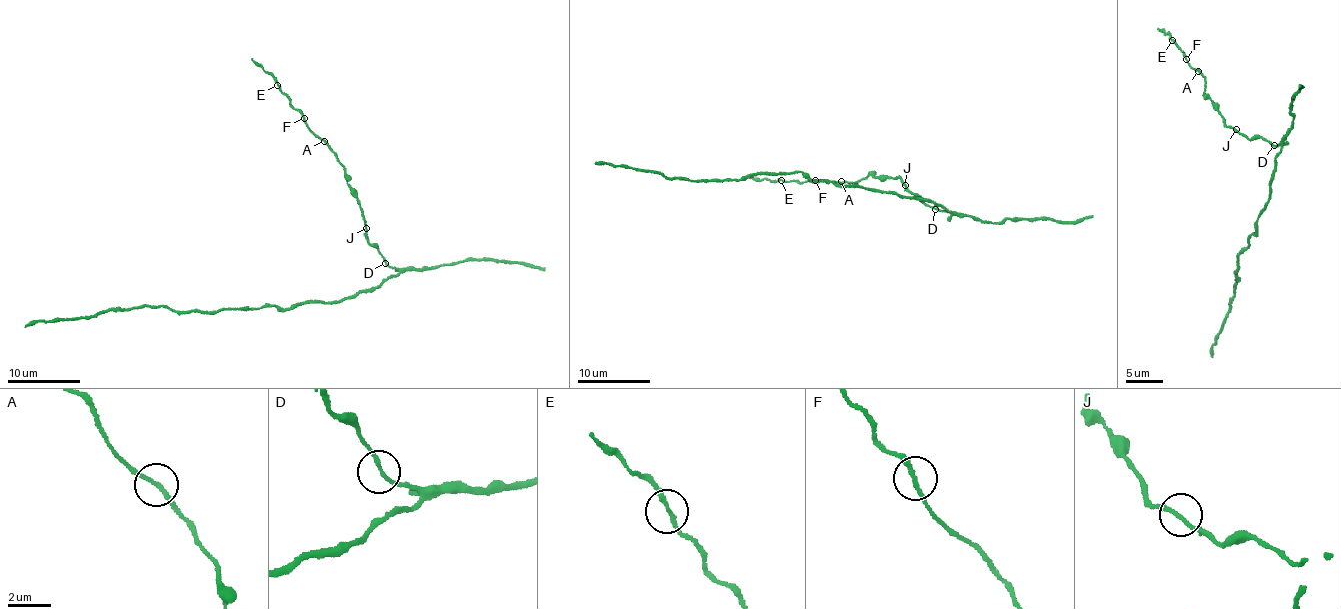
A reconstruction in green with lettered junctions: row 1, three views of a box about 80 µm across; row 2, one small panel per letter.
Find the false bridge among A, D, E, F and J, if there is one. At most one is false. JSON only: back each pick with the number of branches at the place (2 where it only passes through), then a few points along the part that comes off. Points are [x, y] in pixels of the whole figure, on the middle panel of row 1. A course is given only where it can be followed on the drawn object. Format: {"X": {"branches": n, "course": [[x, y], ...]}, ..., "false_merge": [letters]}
{"false_merge": []}

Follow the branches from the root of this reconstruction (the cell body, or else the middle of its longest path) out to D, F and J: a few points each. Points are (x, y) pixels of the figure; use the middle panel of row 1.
D: (905, 197), (928, 199), (950, 211), (935, 209)
F: (905, 197), (928, 199), (950, 211), (923, 202), (896, 177), (882, 180), (869, 174), (847, 183), (815, 180)
J: (905, 197), (928, 199), (950, 211), (939, 211), (923, 202), (905, 185)

